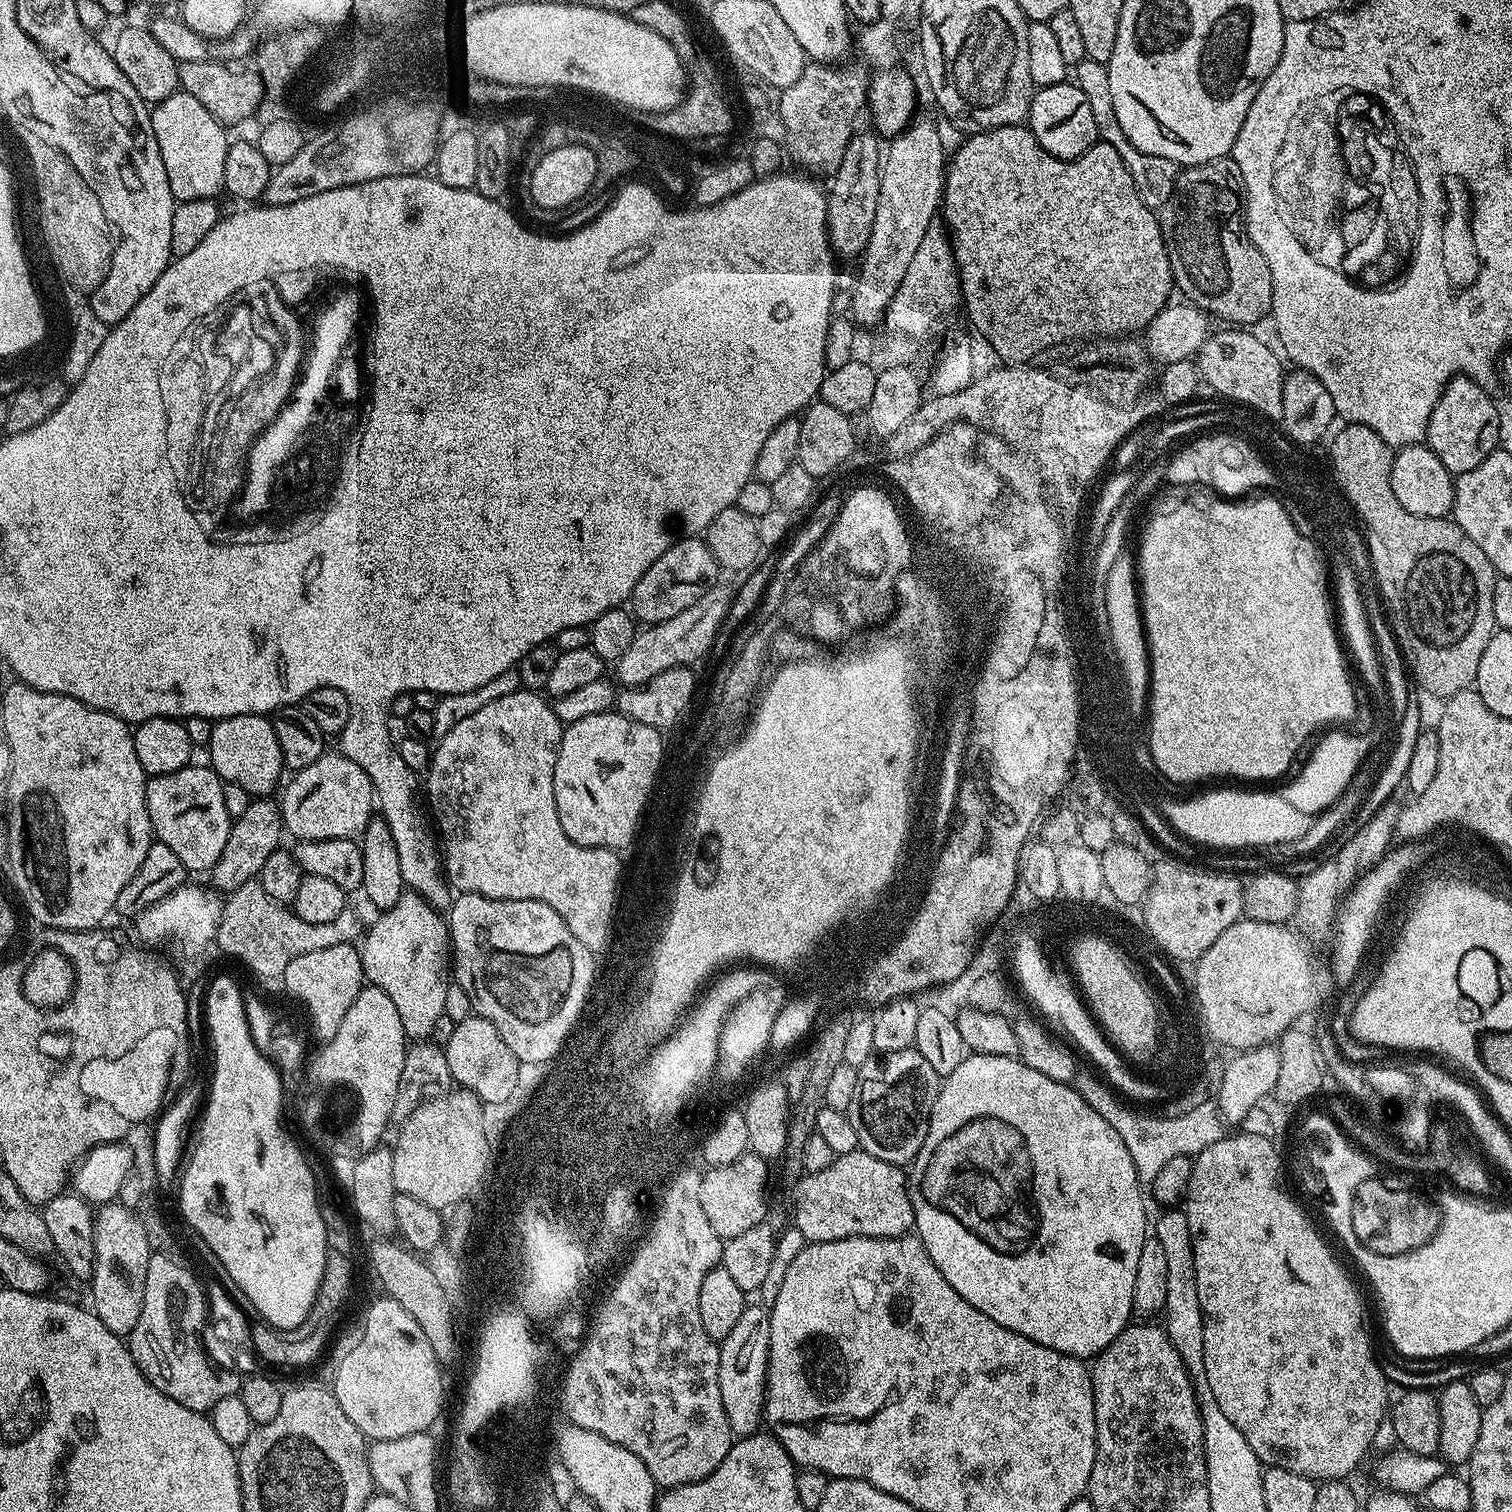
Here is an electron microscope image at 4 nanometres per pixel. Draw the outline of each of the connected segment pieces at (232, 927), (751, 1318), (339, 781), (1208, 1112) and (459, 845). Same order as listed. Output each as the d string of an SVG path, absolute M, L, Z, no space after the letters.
M259 879L238 886L224 900L222 918L214 941L228 956L241 960L264 984L283 981L286 966L302 954L314 954L314 950L326 950L326 946L351 944L362 936L360 920L345 910L334 918L334 922L306 922L296 916L291 907L274 902L266 890L262 890Z
M745 1307L734 1330L719 1341L718 1388L722 1406L733 1435L738 1438L755 1435L763 1423L764 1402L767 1396L768 1359L770 1358L769 1309Z
M325 751L318 758L318 762L310 762L306 770L295 773L291 779L284 792L284 800L281 799L279 805L287 835L296 836L297 841L356 838L363 833L364 827L373 817L374 793L371 778L362 770L362 766L358 766L358 762L350 762L350 758L346 758L339 751Z
M1081 1071L1074 1081L1076 1093L1083 1098L1107 1124L1122 1138L1126 1150L1130 1153L1130 1162L1134 1162L1134 1170L1141 1181L1150 1182L1170 1162L1179 1156L1196 1157L1206 1146L1214 1146L1226 1132L1226 1121L1221 1109L1215 1103L1204 1104L1196 1102L1189 1112L1180 1112L1177 1116L1155 1116L1152 1112L1139 1112L1139 1107L1133 1106L1113 1087L1109 1086L1099 1075Z
M521 690L514 694L506 694L502 698L494 698L494 702L486 702L482 710L474 710L470 718L462 718L454 730L435 741L430 752L430 759L426 767L426 804L430 809L431 819L434 821L435 831L438 833L439 843L442 845L442 871L451 887L457 893L478 894L495 900L533 900L542 902L566 922L570 934L582 942L590 951L604 942L604 933L609 918L609 905L612 901L612 888L621 883L620 860L615 851L610 848L587 848L575 844L566 838L566 830L562 830L562 822L558 822L558 806L554 802L554 766L556 765L556 751L560 748L560 739L564 737L565 725L556 717L556 709L541 693Z

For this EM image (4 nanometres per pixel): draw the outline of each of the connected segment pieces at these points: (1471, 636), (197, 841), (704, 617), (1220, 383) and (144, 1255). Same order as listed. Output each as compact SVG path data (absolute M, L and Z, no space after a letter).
M1345 423L1343 427L1340 433L1337 431L1331 437L1330 451L1335 455L1336 470L1344 488L1355 504L1360 506L1354 516L1364 523L1362 533L1366 541L1366 555L1372 559L1376 584L1380 587L1378 596L1385 604L1383 607L1389 616L1407 675L1421 693L1429 692L1439 698L1472 688L1478 674L1478 662L1482 662L1486 645L1498 631L1494 622L1494 582L1498 574L1490 558L1478 550L1478 546L1458 527L1455 520L1418 518L1398 502L1391 489L1392 445L1378 438L1370 426Z
M189 766L174 770L174 774L147 777L146 810L150 814L153 837L178 854L185 873L211 873L218 858L222 858L233 822L230 814L226 814L226 802L222 799L224 785L225 781L211 766Z
M715 584L693 605L676 614L674 618L666 622L649 625L636 635L634 642L630 644L622 658L615 661L615 679L623 687L640 687L656 677L662 670L687 667L704 658L707 651L713 649L713 640L722 628L723 621L729 610L729 603L732 601L731 589L722 587L722 584Z
M1248 330L1213 331L1204 341L1198 353L1199 375L1217 392L1228 400L1237 400L1270 419L1279 421L1282 414L1282 386L1286 368L1280 365L1281 357L1271 352Z
M119 1202L105 1204L95 1213L96 1230L94 1232L94 1270L91 1311L115 1336L131 1336L138 1318L142 1318L142 1298L146 1290L146 1266L154 1255L146 1242L146 1230L139 1215L133 1209Z

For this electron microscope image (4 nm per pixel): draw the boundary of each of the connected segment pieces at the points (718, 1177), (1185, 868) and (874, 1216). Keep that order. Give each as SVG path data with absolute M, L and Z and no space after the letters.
M745 1154L732 1164L710 1168L704 1183L702 1210L721 1240L738 1238L738 1234L750 1230L750 1226L765 1223L764 1191L768 1188L768 1168L769 1161L755 1154Z
M1175 858L1164 859L1168 860L1152 868L1152 883L1142 901L1143 927L1165 957L1195 962L1218 942L1222 930L1245 915L1245 885L1227 872L1193 866Z
M863 1150L836 1156L826 1170L805 1174L796 1186L794 1204L794 1226L802 1230L805 1241L813 1244L855 1236L906 1236L916 1223L905 1169L898 1164L882 1162L882 1158L874 1158Z

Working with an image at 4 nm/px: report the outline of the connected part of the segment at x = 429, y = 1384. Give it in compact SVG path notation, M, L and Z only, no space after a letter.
M383 1299L369 1306L360 1341L344 1357L339 1357L334 1385L338 1406L346 1410L346 1418L350 1418L350 1422L354 1422L369 1441L393 1440L415 1432L428 1432L431 1424L439 1418L440 1407L444 1404L444 1380L440 1377L442 1364L436 1359L434 1350L430 1350L422 1326L418 1326L418 1322L414 1322L398 1302Z

